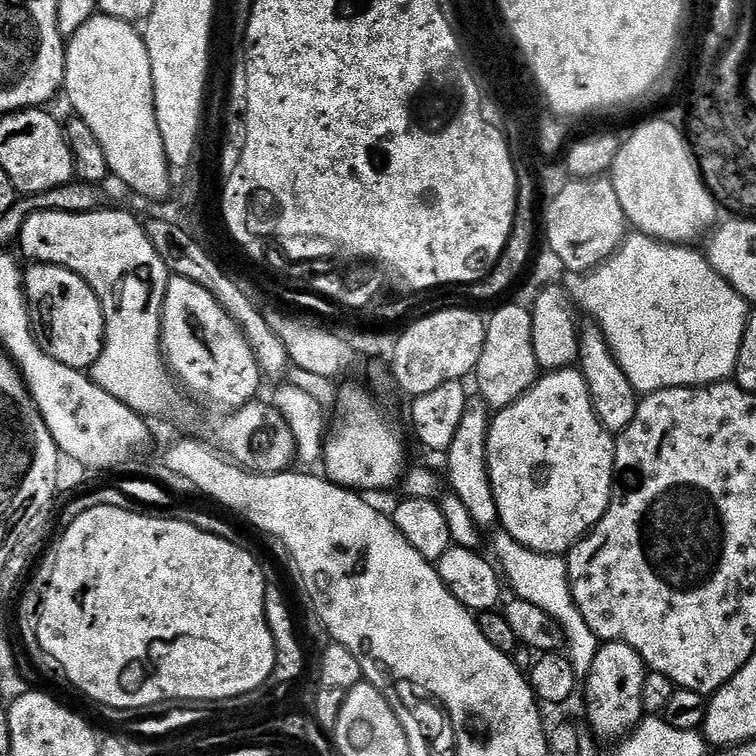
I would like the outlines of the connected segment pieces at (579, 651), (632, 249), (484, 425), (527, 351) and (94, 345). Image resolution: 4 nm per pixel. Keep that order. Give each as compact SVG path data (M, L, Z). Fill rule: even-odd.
M500 534L500 537L497 538L496 556L495 559L502 569L502 576L507 587L509 584L516 591L513 593L519 599L534 602L534 606L546 610L546 614L550 614L560 623L564 630L566 648L570 653L572 665L576 667L577 673L587 674L596 657L598 641L596 635L590 630L590 626L586 626L586 622L572 597L572 582L568 578L567 559L556 554L523 548L515 538L507 534Z
M632 234L609 260L603 260L590 272L578 272L567 278L566 291L575 307L583 315L585 312L596 319L599 335L638 394L722 384L735 373L750 304L712 269L703 251L695 252L692 246L655 240L653 236Z
M469 407L458 426L458 434L447 450L448 480L452 483L450 492L462 500L470 518L480 530L496 528L500 523L498 506L494 502L494 490L488 477L488 426L490 416L483 407ZM481 408L481 409L480 409ZM484 412L485 413L484 413Z
M504 304L486 320L486 342L476 363L474 381L483 403L489 409L508 408L534 387L542 369L534 358L532 314L520 304ZM492 407L492 408L491 408Z
M32 262L27 266L29 268L25 267L22 272L24 295L29 305L34 309L38 320L38 315L40 315L40 320L44 323L42 340L46 345L47 352L58 362L62 362L62 366L70 366L81 370L91 369L104 350L104 308L100 305L98 294L78 274L74 274L57 264Z

